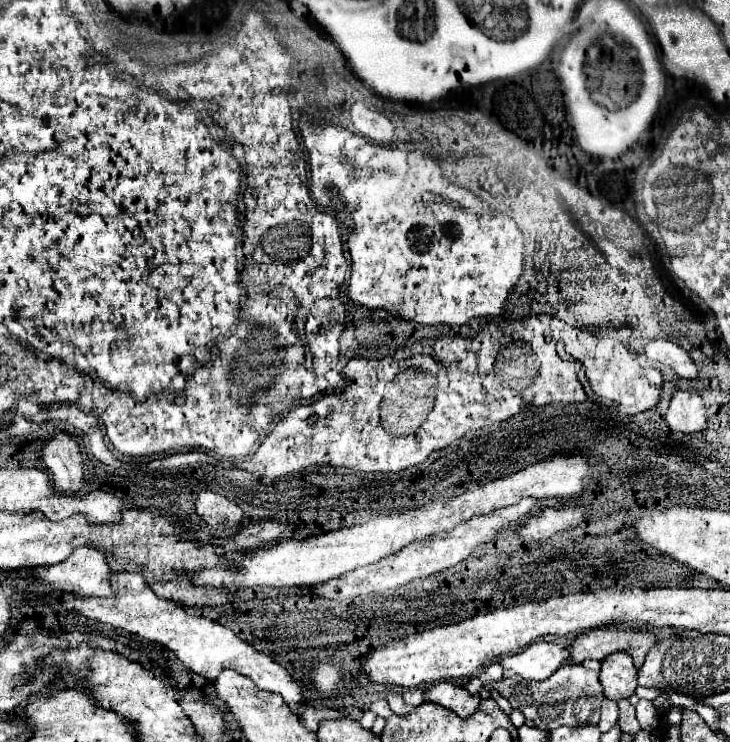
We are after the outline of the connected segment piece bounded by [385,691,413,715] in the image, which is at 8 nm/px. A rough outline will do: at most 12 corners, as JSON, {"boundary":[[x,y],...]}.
{"boundary":[[391,691],[385,699],[391,711],[407,715],[413,705],[403,701],[401,693]]}

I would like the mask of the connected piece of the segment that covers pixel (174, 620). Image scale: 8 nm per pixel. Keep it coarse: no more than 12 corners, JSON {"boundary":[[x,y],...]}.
{"boundary":[[141,573],[65,609],[173,651],[213,681],[229,667],[297,711],[301,685],[231,629],[157,597]]}

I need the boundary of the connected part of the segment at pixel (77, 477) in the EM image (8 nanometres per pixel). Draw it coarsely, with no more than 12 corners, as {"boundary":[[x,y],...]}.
{"boundary":[[67,433],[43,443],[43,469],[53,489],[83,485],[79,445]]}

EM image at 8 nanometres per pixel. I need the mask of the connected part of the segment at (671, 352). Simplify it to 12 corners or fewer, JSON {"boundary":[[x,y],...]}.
{"boundary":[[657,339],[645,347],[651,361],[697,379],[697,365],[681,345]]}

